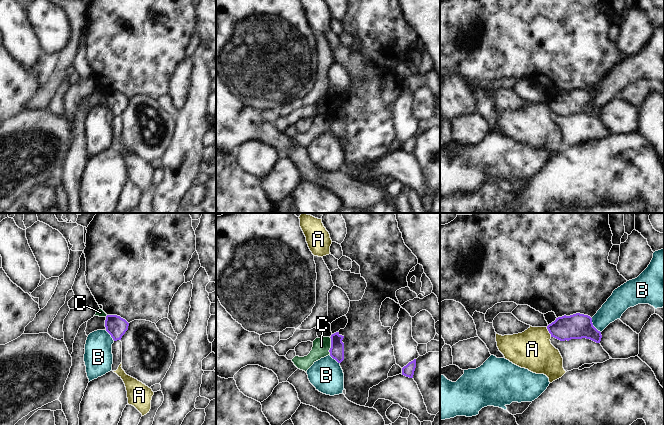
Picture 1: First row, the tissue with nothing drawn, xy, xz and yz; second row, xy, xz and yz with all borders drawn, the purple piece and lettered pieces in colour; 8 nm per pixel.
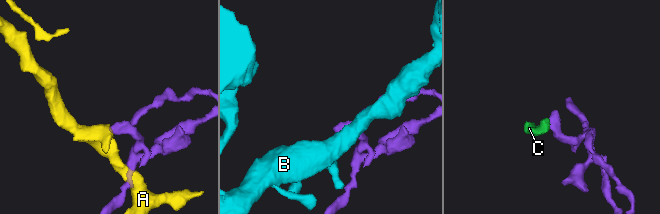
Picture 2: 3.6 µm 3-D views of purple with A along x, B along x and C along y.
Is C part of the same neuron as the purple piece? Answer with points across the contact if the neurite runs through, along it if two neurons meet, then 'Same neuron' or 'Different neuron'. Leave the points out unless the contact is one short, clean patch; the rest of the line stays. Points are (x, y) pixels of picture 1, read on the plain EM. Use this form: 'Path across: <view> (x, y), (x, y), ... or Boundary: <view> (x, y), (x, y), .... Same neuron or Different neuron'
Boundary: xz (329, 113), (330, 130). Different neuron

